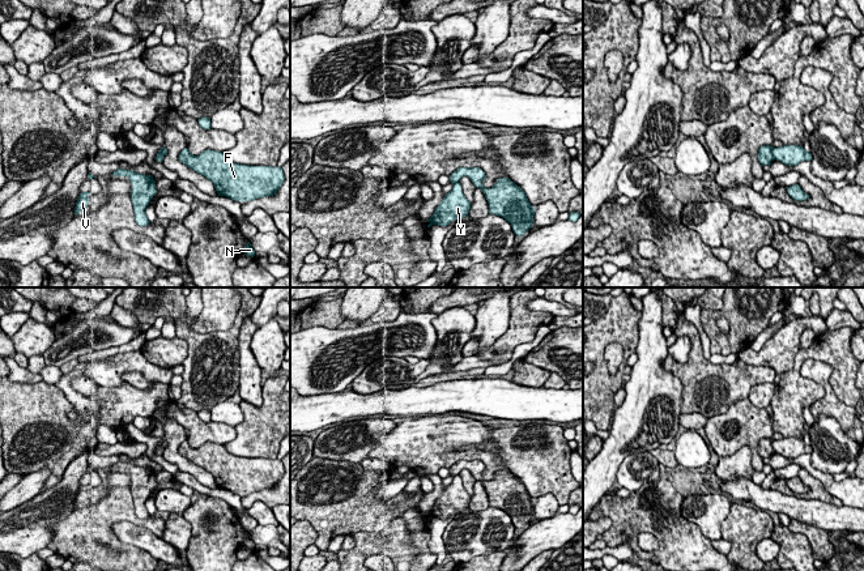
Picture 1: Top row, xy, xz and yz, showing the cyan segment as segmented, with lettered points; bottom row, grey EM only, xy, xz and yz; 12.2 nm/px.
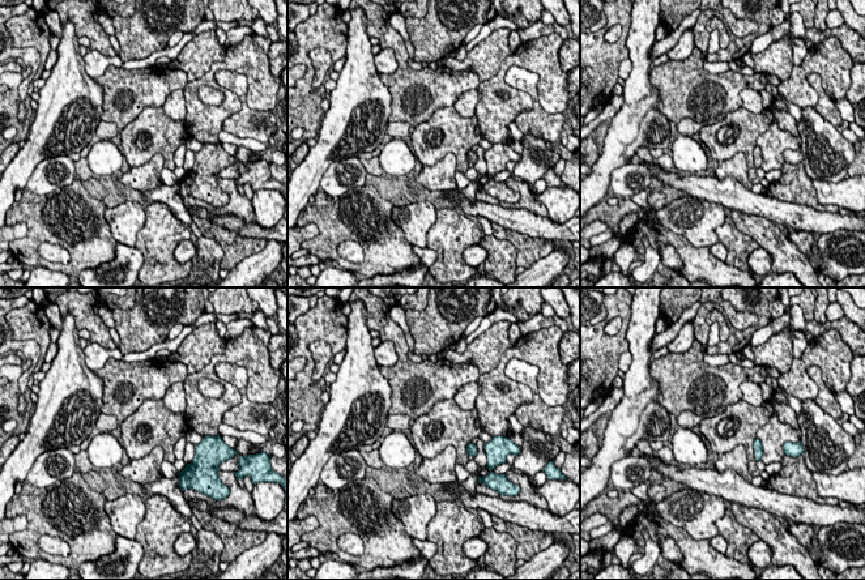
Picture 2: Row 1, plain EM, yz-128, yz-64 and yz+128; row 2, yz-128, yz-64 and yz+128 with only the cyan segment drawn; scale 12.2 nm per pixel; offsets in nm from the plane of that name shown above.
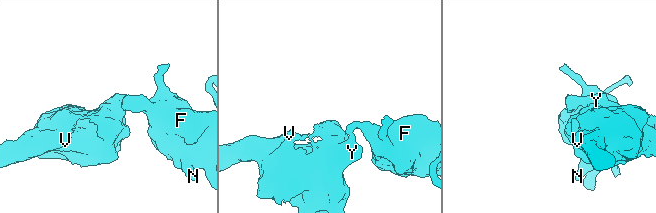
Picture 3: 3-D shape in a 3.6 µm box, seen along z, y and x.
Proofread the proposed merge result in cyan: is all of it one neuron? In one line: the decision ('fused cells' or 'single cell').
fused cells

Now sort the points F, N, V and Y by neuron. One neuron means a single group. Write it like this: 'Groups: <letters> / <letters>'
Groups: F N / V Y

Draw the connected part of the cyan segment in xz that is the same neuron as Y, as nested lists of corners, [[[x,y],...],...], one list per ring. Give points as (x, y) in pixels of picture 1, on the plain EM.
[[[455,476],[452,482],[446,486],[440,497],[435,500],[433,508],[427,512],[431,517],[447,519],[455,512],[461,512],[468,508],[471,495],[465,491],[461,483],[461,477]]]

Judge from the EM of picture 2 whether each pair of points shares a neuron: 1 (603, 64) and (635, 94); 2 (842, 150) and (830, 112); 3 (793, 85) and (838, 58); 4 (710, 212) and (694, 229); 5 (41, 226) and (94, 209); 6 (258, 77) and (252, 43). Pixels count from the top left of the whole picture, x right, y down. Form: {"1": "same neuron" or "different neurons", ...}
{"1": "different neurons", "2": "different neurons", "3": "same neuron", "4": "same neuron", "5": "same neuron", "6": "same neuron"}

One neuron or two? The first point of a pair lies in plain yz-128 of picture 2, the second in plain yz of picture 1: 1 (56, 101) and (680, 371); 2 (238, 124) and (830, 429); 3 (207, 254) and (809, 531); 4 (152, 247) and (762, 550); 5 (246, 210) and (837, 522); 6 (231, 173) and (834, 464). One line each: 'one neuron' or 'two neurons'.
1: two neurons
2: two neurons
3: two neurons
4: two neurons
5: two neurons
6: one neuron

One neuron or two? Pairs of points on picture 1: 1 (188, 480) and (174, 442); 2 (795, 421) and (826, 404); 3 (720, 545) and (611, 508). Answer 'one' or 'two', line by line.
1: two
2: two
3: two

